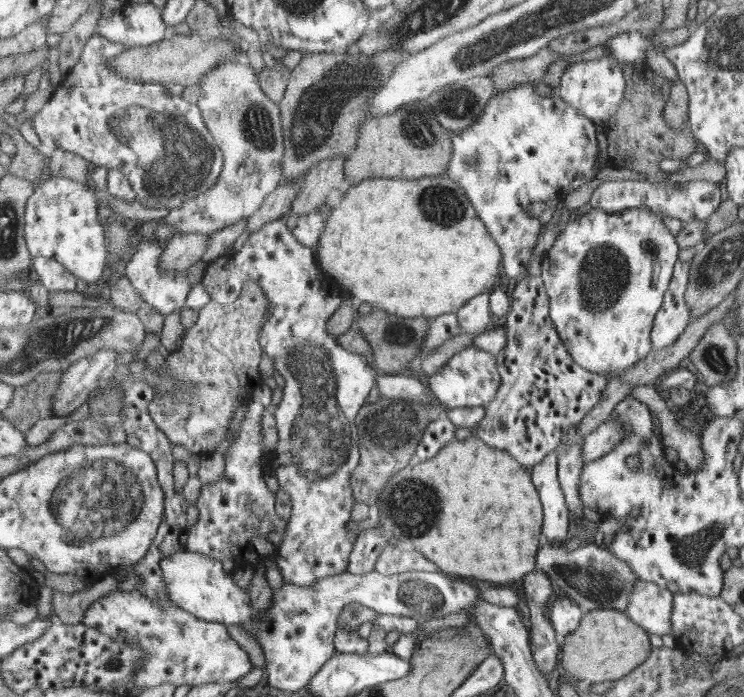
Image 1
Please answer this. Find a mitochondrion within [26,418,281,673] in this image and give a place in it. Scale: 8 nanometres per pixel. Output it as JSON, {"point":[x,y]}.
{"point":[99,496]}

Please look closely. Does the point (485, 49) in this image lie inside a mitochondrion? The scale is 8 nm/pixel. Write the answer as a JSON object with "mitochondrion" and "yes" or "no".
{"mitochondrion":"yes"}

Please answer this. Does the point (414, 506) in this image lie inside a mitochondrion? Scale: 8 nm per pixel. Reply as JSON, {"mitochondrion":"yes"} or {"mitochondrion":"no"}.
{"mitochondrion":"yes"}

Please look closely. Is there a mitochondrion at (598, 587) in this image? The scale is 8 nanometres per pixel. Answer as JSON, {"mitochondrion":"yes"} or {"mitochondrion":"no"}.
{"mitochondrion":"yes"}

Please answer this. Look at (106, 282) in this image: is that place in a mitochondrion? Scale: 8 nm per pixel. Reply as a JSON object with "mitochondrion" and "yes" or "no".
{"mitochondrion":"no"}

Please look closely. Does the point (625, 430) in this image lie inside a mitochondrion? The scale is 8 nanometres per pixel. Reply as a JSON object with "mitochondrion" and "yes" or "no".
{"mitochondrion":"no"}

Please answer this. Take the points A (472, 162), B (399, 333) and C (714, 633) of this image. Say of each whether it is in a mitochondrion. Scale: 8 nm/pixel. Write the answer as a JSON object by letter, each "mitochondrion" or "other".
{"A":"mitochondrion","B":"mitochondrion","C":"other"}

